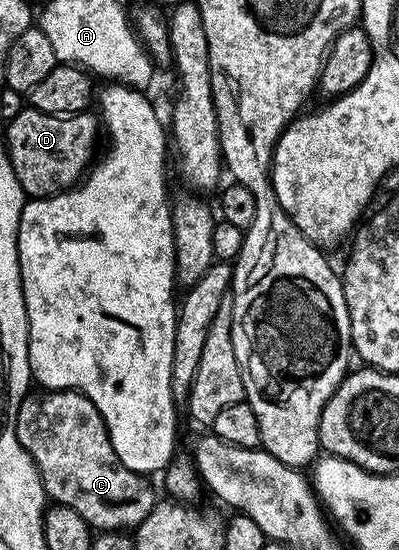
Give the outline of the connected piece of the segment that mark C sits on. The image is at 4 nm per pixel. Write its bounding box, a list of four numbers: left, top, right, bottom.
[17,390,155,532]

